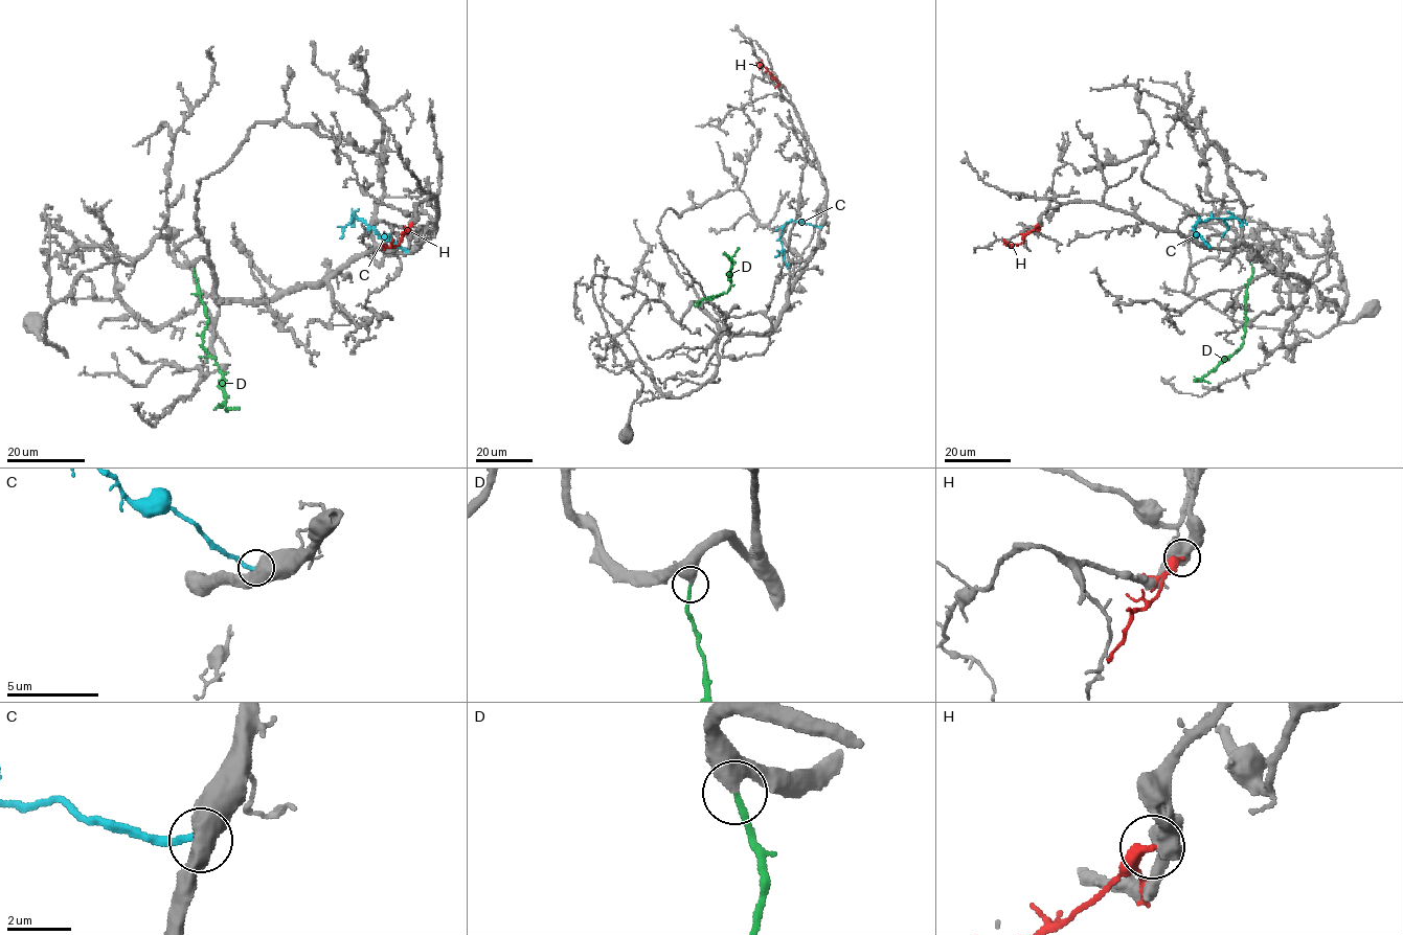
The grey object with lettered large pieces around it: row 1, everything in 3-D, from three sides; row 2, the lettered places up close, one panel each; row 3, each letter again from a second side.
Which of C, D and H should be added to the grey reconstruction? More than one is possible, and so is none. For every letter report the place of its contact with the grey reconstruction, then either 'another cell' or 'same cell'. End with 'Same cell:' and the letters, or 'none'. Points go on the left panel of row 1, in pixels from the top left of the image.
C: contact (407, 250); another cell
D: contact (194, 267); same cell
H: contact (413, 224); another cell
Same cell: D

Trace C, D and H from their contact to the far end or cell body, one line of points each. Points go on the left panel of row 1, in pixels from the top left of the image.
C: (407, 250), (387, 237), (381, 237), (354, 215), (353, 224)
D: (194, 268), (208, 318), (202, 335), (203, 348), (213, 358), (223, 379), (226, 406), (239, 407)
H: (413, 224), (400, 243), (384, 249)

